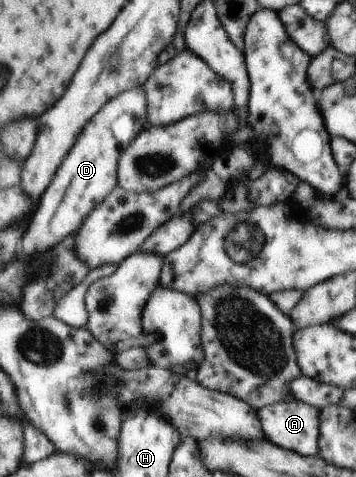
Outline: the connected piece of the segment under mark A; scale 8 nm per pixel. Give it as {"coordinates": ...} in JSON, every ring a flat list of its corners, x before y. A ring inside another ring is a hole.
{"coordinates":[[291,399,262,407,257,414,261,421,262,435,271,443,287,451,298,452,301,456,317,456,317,437,320,434,317,433,317,425,320,425,321,417,317,417,317,409,311,404]]}

